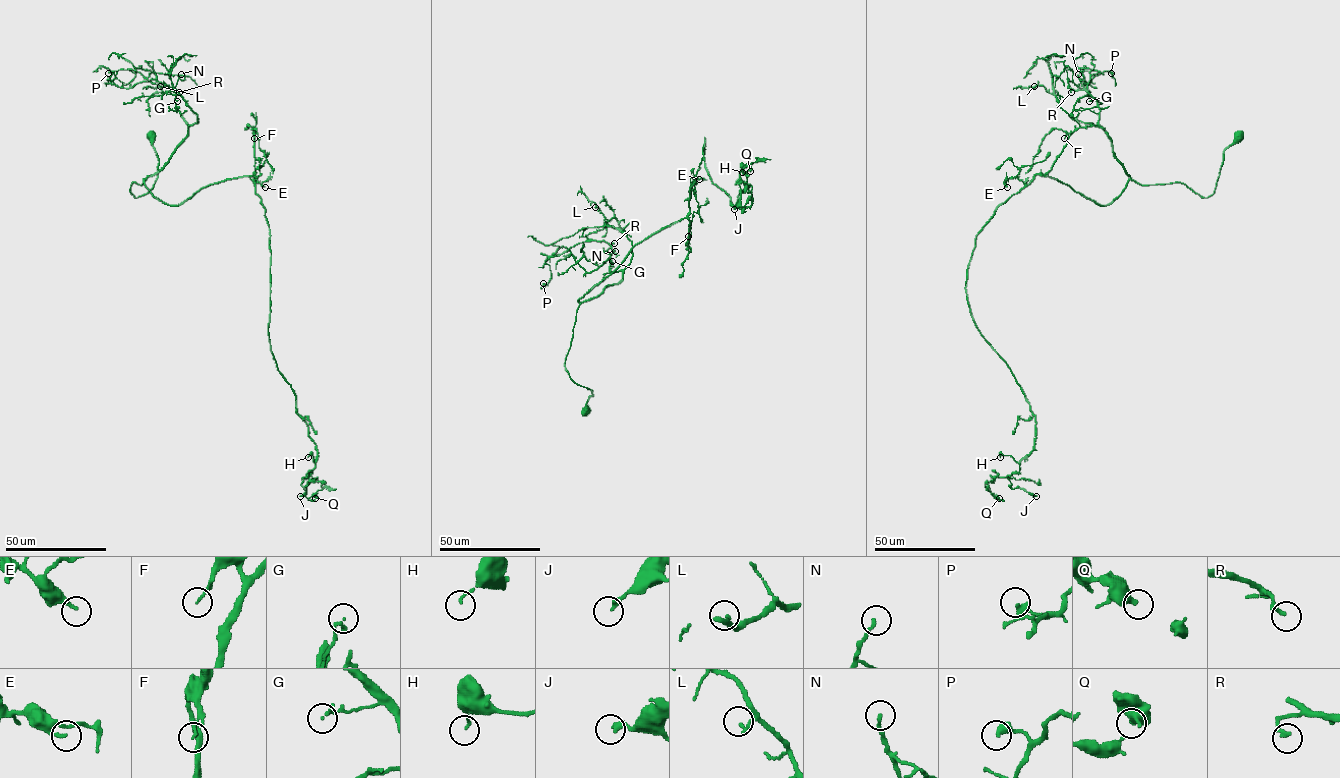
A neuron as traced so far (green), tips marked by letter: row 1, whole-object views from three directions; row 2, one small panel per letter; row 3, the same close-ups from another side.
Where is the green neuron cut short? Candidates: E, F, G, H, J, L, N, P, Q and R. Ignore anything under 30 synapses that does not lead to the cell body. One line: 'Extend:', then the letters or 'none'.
Extend: none

